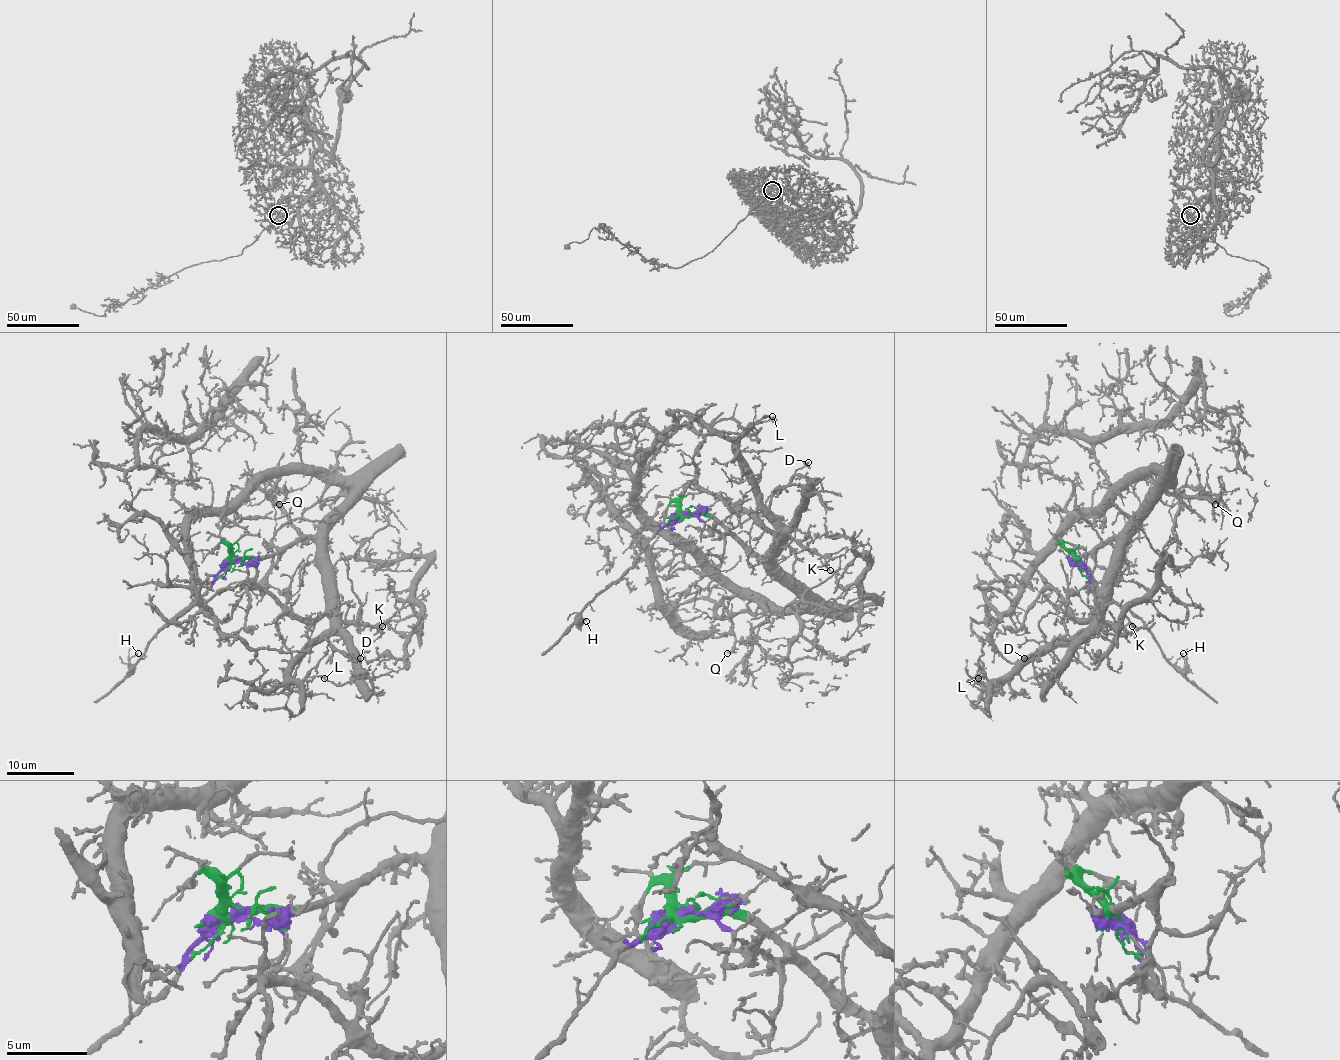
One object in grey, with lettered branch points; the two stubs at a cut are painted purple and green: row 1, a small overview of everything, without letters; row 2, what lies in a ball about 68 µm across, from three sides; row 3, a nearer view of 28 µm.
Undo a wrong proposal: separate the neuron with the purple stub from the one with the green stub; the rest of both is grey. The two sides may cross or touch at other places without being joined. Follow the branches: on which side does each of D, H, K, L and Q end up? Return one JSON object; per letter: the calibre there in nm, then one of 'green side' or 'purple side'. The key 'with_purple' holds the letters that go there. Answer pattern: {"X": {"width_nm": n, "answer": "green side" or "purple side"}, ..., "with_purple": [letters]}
{"D": {"width_nm": 180, "answer": "green side"}, "H": {"width_nm": 140, "answer": "purple side"}, "K": {"width_nm": 180, "answer": "green side"}, "L": {"width_nm": 180, "answer": "green side"}, "Q": {"width_nm": 220, "answer": "green side"}, "with_purple": ["H"]}

